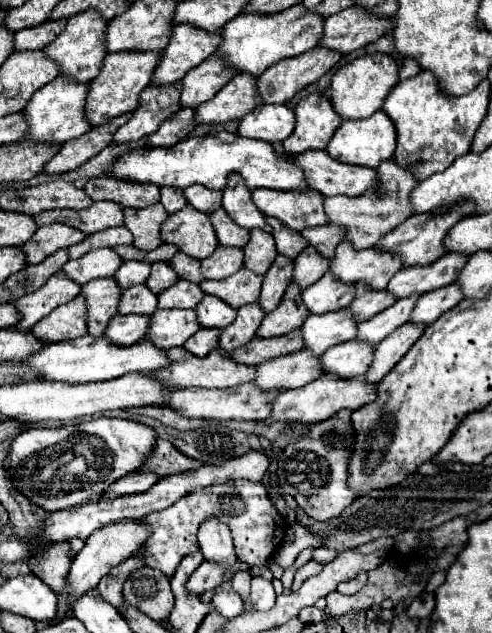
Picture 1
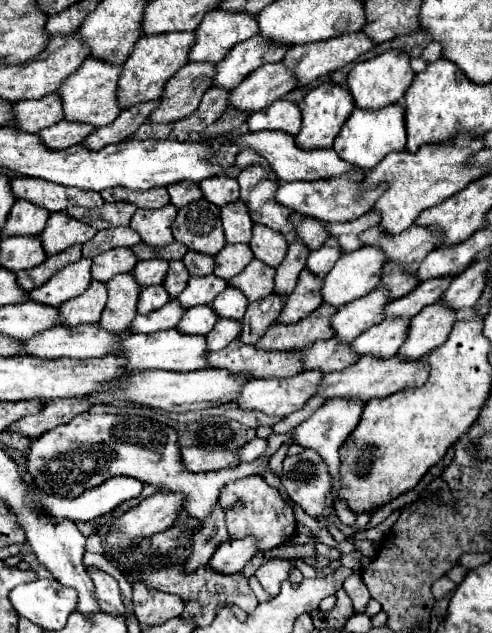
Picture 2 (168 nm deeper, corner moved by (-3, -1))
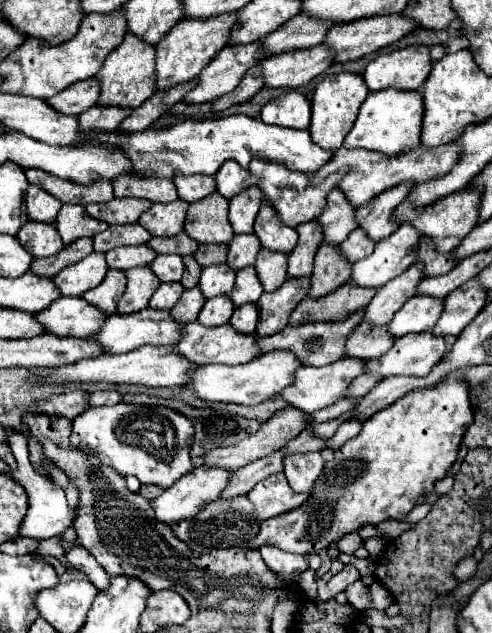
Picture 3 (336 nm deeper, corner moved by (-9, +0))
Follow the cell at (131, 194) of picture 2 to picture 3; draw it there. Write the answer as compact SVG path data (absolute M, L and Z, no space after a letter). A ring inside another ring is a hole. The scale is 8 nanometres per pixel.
M128 175L114 179L114 197L140 197L152 203L172 203L178 199L176 187L170 179L146 177L146 179L130 179Z

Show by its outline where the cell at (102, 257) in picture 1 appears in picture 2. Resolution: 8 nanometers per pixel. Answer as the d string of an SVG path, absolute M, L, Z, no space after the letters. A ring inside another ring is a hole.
M112 248L108 252L102 252L94 258L92 264L92 278L100 282L108 282L112 276L130 272L136 266L138 258L130 248Z

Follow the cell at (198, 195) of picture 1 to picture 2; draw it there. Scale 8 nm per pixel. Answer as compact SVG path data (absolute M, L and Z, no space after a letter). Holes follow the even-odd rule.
M220 174L220 176L212 176L208 180L202 180L200 188L204 192L204 198L210 200L212 204L216 204L218 208L222 208L228 202L234 202L240 192L236 180L228 174Z

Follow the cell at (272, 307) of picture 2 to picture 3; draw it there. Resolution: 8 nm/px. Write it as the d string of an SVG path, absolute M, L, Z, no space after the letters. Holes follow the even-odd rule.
M288 279L280 289L272 293L264 293L256 307L258 307L258 327L256 335L274 335L282 331L288 323L290 313L296 305L308 295L310 279Z

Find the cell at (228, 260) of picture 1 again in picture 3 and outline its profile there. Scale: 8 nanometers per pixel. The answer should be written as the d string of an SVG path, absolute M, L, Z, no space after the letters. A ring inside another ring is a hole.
M254 233L234 235L234 239L228 245L228 265L234 271L250 267L250 265L254 265L258 251L260 251L260 241Z

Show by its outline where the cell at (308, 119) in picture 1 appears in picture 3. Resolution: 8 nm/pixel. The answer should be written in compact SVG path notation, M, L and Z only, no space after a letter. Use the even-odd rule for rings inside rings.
M340 73L334 79L326 77L314 89L314 97L312 97L312 121L310 121L310 127L308 127L312 141L322 149L330 149L330 151L340 149L342 141L346 137L346 131L352 129L356 115L358 115L358 107L364 103L366 97L368 97L366 83L362 83L360 75Z

